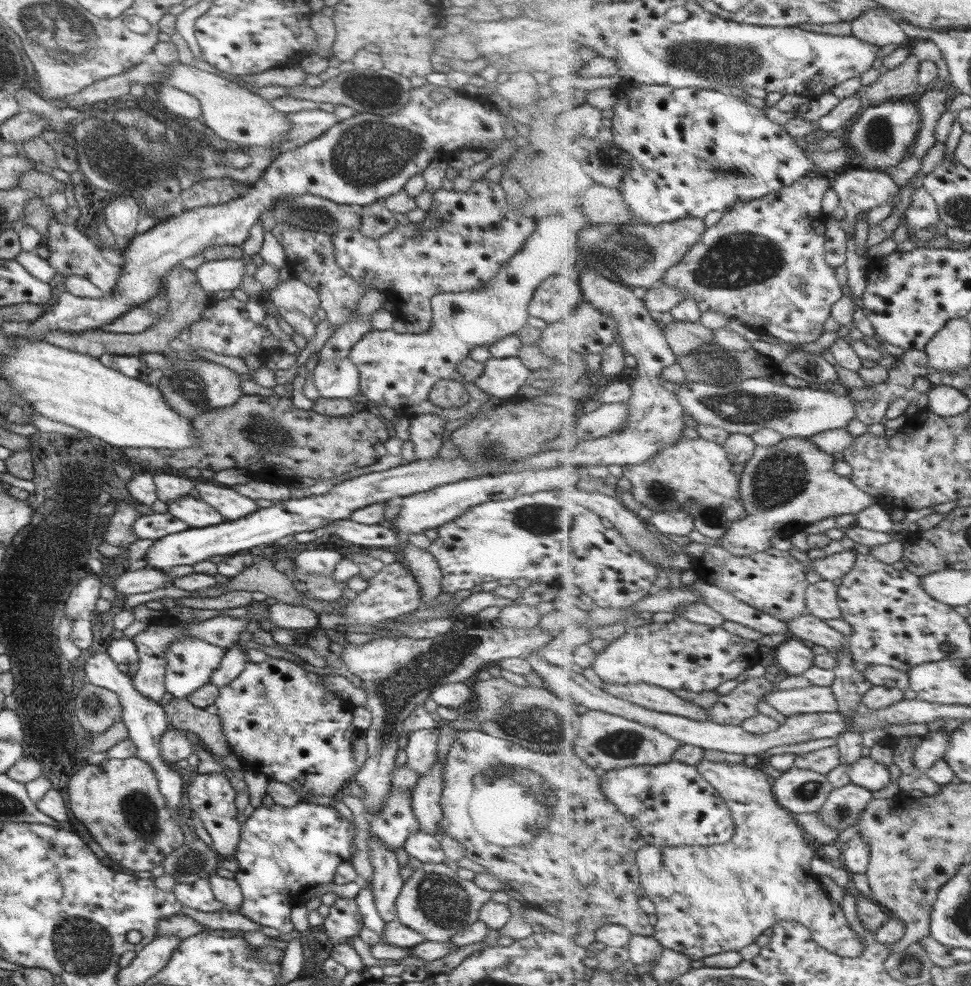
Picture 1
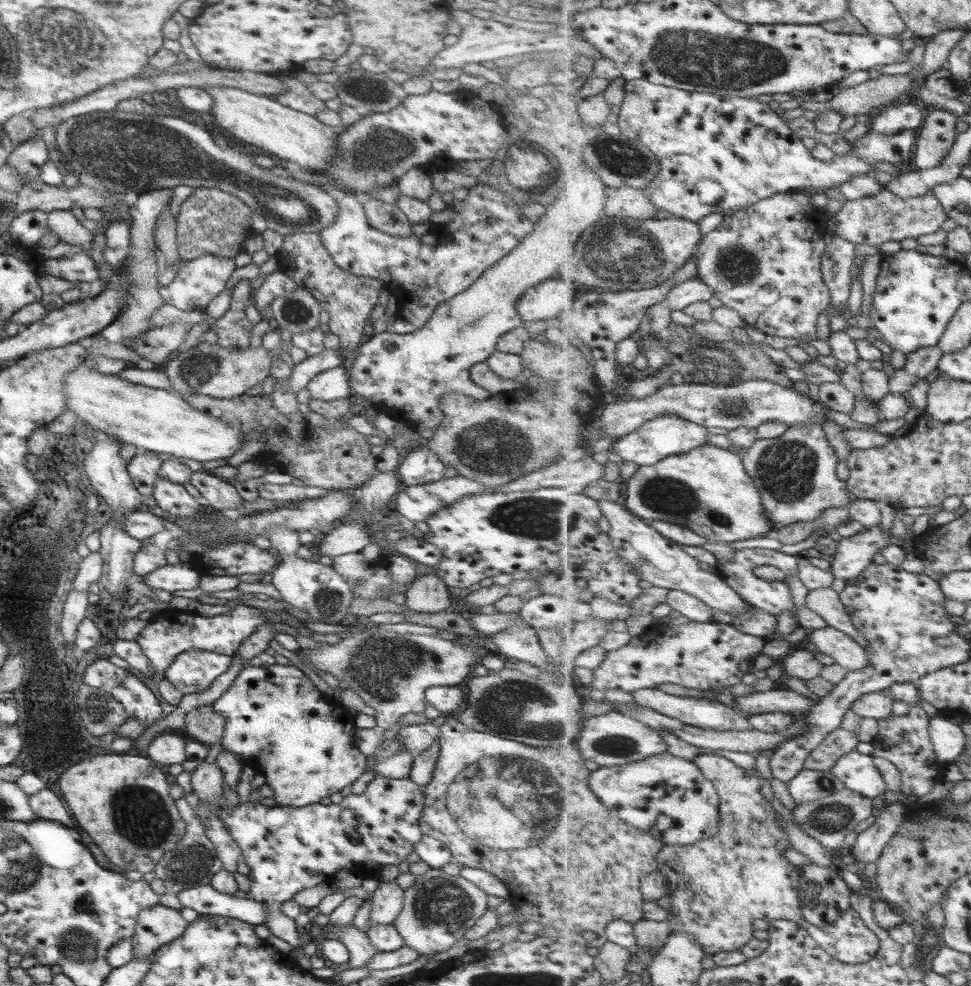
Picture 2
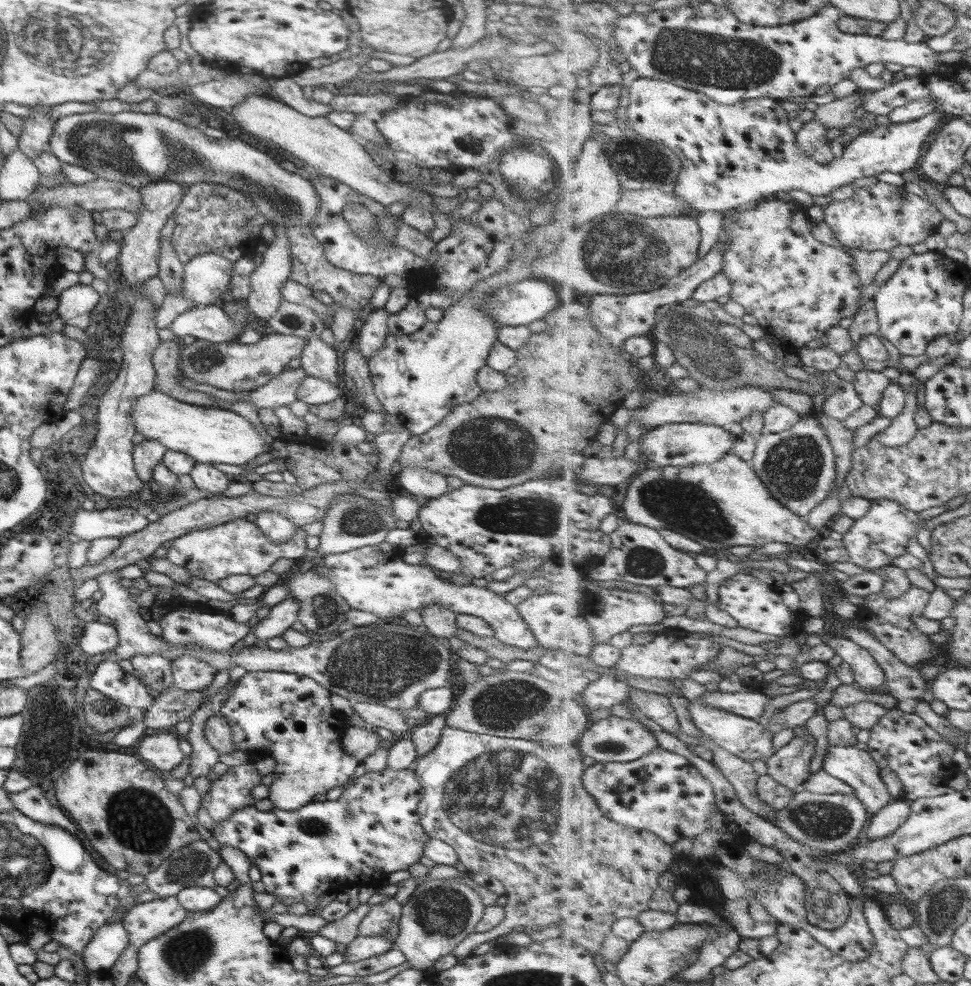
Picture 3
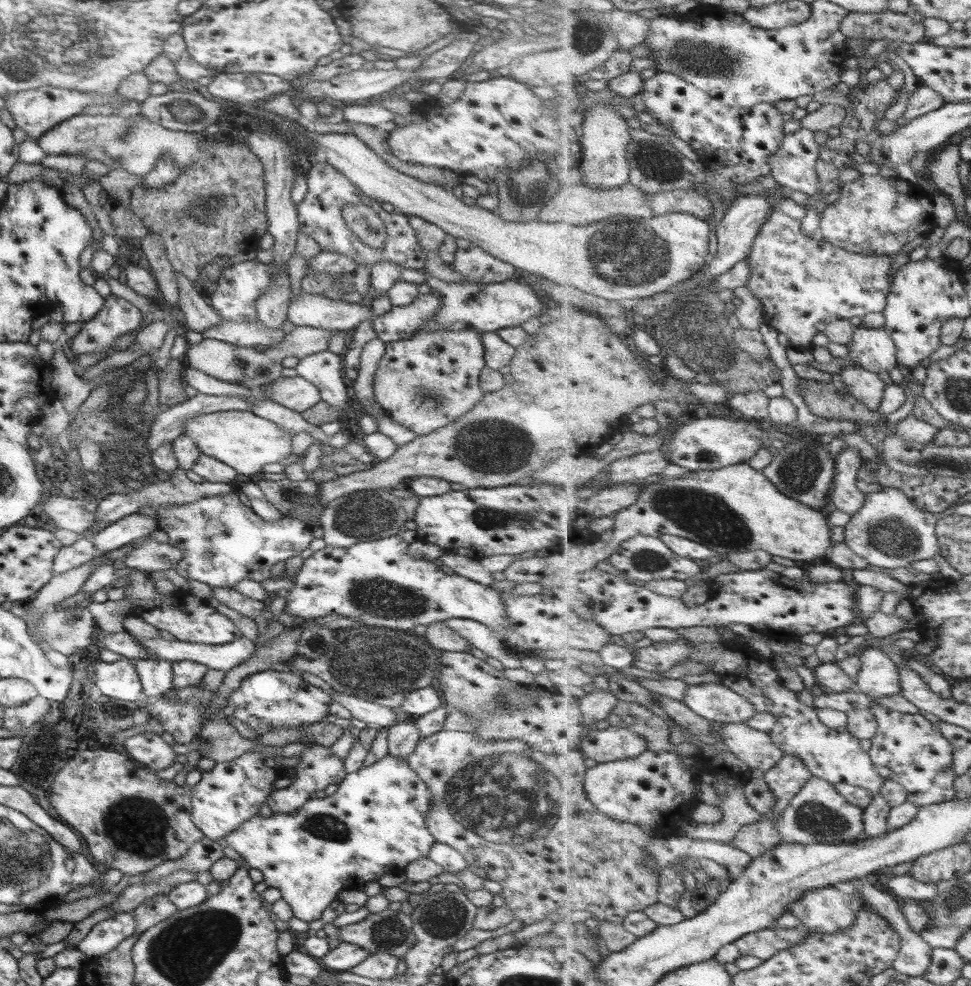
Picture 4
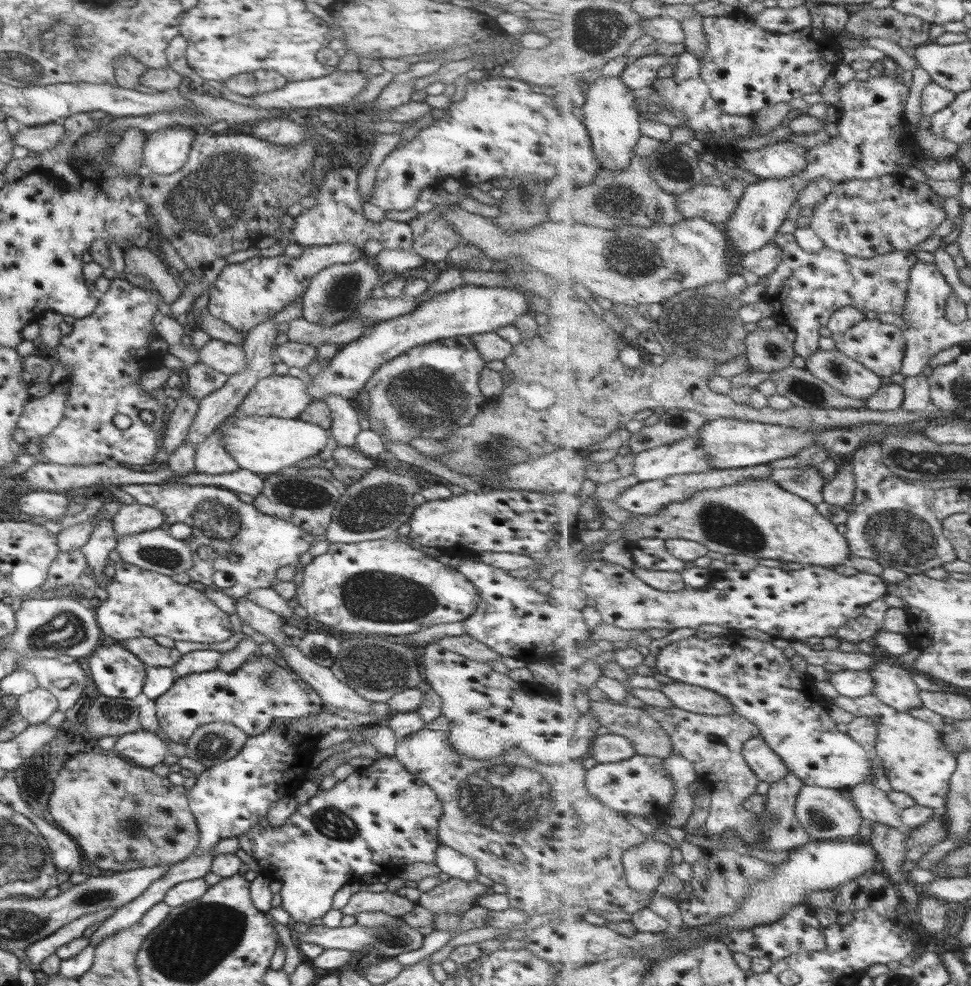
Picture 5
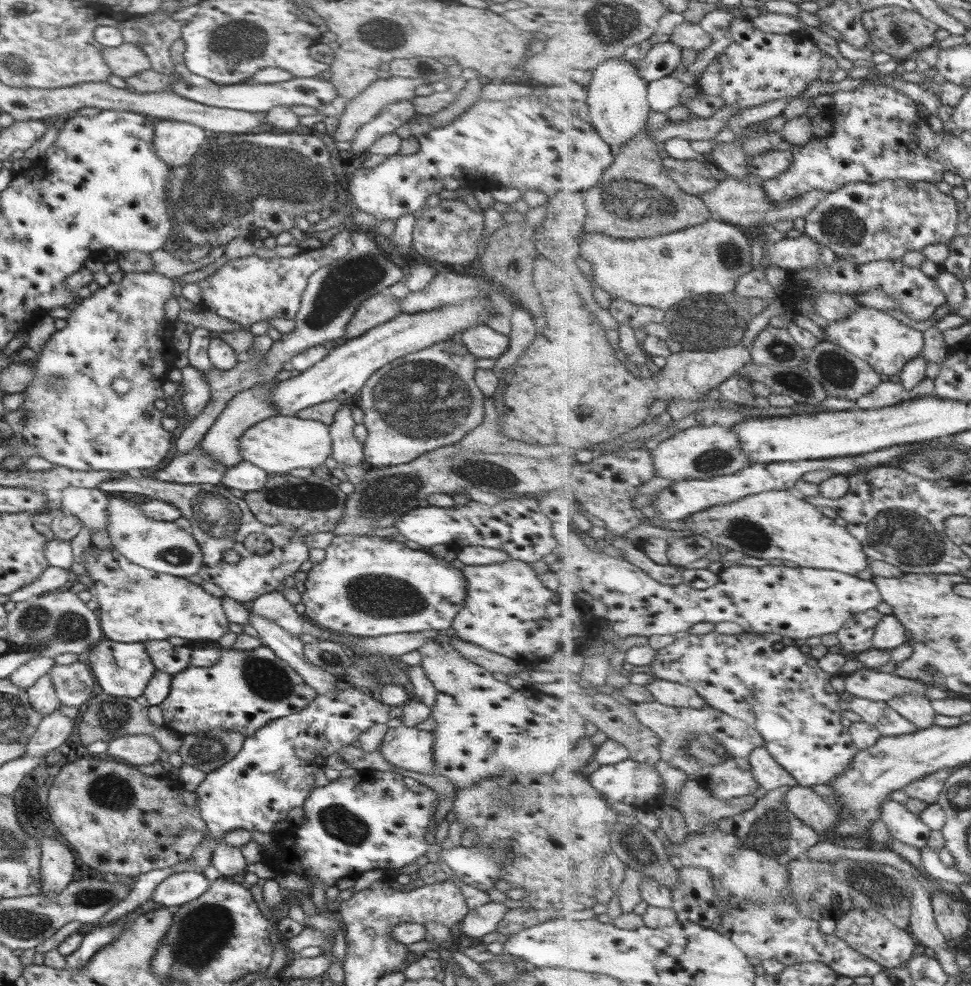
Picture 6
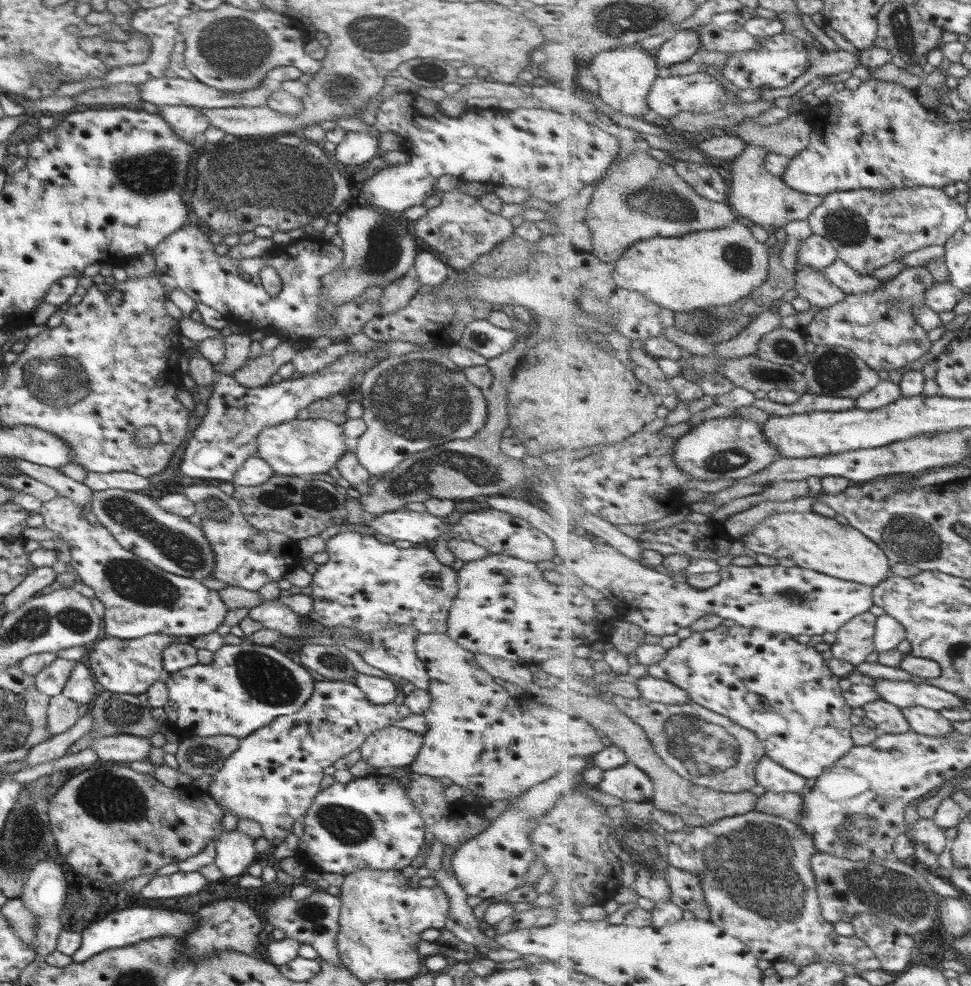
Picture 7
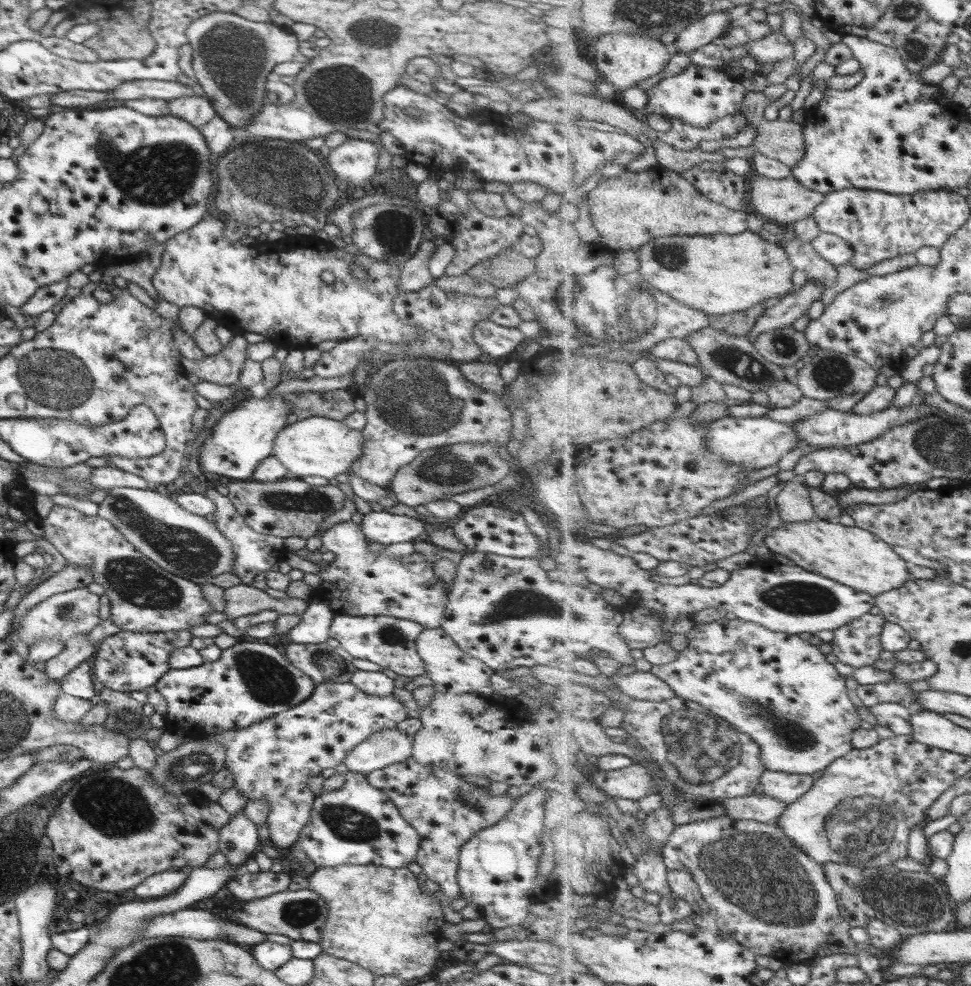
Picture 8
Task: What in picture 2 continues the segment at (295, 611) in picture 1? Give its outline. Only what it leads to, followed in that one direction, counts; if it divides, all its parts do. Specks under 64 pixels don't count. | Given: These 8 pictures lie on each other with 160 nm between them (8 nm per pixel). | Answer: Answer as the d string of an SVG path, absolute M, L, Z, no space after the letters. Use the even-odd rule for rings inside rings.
M235 605L224 614L211 617L191 616L191 612L177 614L175 620L159 620L148 623L133 640L139 645L141 652L149 659L152 670L147 676L155 682L164 678L163 673L173 659L188 650L205 650L215 654L232 657L236 654L244 638L247 638L258 624L265 623L261 613L254 607Z

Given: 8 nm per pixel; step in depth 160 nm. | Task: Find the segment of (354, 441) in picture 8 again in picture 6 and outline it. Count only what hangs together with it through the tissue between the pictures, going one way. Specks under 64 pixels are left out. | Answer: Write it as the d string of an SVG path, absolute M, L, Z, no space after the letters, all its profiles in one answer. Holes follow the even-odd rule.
M271 415L257 421L240 436L238 444L243 461L250 462L269 475L283 475L293 468L317 469L332 453L327 425L296 416Z

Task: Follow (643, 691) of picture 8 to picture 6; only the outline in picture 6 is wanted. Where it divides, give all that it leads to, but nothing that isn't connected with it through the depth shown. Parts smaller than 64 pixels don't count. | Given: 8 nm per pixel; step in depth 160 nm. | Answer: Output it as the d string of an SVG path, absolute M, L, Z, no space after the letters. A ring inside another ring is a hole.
M655 678L647 688L653 693L655 701L669 706L702 709L708 705L694 688L680 682Z

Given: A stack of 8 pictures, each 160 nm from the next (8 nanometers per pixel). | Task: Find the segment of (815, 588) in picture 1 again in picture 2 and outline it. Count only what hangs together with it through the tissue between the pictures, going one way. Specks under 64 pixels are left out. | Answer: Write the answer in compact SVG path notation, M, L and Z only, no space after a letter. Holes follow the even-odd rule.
M818 588L808 592L805 598L807 608L819 614L830 626L846 632L855 638L861 646L868 646L866 636L859 632L854 625L851 614L849 614L840 593L831 588Z

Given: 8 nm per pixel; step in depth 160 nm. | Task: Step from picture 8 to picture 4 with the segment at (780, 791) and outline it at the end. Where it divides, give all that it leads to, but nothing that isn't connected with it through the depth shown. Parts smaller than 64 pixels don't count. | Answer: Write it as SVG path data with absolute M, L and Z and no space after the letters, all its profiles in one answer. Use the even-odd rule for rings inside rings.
M725 722L720 725L723 742L752 770L765 774L784 758L784 751L773 743L767 731L755 730L746 722Z

